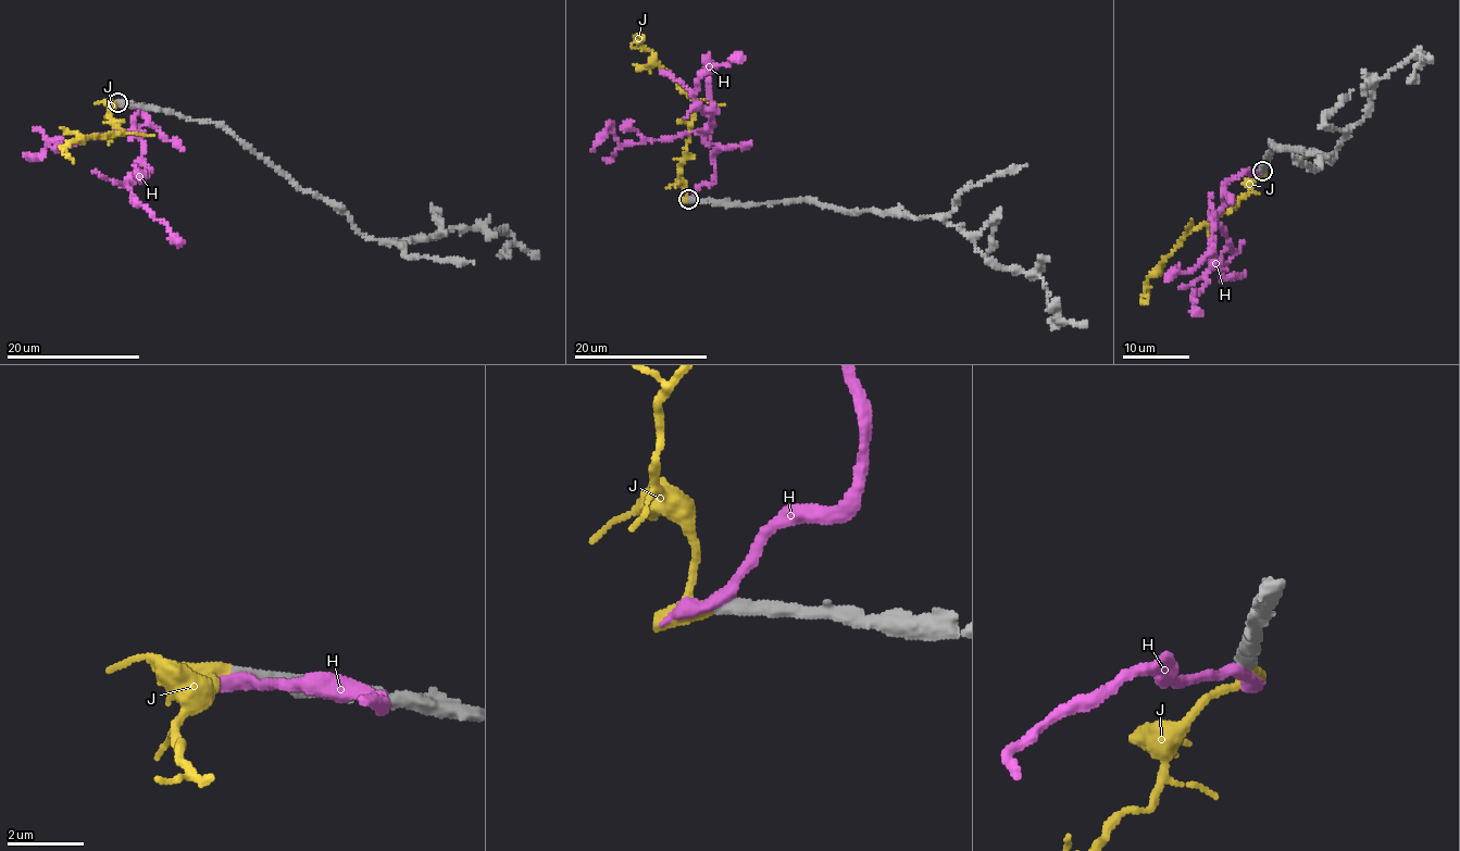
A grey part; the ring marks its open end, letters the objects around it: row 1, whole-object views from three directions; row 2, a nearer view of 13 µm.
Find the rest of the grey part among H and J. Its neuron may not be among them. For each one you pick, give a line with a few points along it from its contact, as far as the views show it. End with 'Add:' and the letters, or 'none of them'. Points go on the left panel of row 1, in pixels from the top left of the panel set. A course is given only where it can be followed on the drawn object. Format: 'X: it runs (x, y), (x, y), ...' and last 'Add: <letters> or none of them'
J: it runs (117, 102), (108, 116), (124, 132), (73, 140), (61, 152), (72, 161)
Add: J

